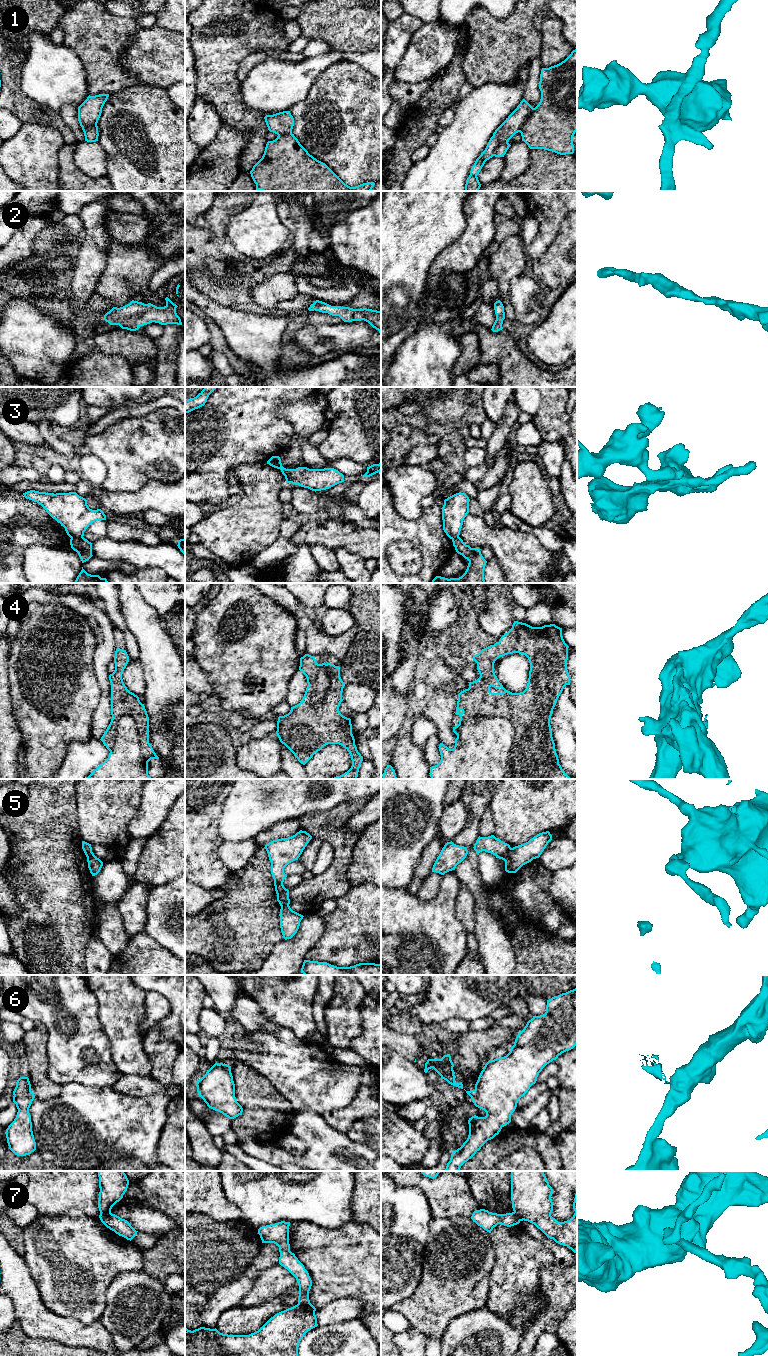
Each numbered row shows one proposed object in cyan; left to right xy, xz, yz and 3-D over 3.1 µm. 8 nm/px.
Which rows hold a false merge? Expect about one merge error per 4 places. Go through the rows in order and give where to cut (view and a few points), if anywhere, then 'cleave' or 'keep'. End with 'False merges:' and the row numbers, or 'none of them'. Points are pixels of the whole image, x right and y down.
1: no cut | keep
2: no cut | keep
3: xy (82, 536), (71, 538) | cleave
4: yz (459, 723), (504, 717), (512, 725), (504, 778) | cleave
5: yz (511, 848), (504, 860) | cleave
6: xy (30, 1090), (34, 1097) | cleave
7: xz (297, 1304), (314, 1311) | cleave
False merges: 3, 4, 5, 6, 7

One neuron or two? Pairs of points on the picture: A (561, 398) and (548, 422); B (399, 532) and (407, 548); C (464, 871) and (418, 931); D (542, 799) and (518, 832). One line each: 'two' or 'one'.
A: one
B: two
C: two
D: one

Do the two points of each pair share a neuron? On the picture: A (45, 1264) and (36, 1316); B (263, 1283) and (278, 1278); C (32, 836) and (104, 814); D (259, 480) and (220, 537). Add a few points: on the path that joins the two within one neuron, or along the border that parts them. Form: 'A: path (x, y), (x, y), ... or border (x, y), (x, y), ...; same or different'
A: border (30, 1274), (36, 1284), (41, 1301), (54, 1314); different
B: path (267, 1283), (274, 1281); same
C: border (75, 799), (78, 834), (83, 840); different
D: path (259, 494), (259, 498), (234, 523); same

